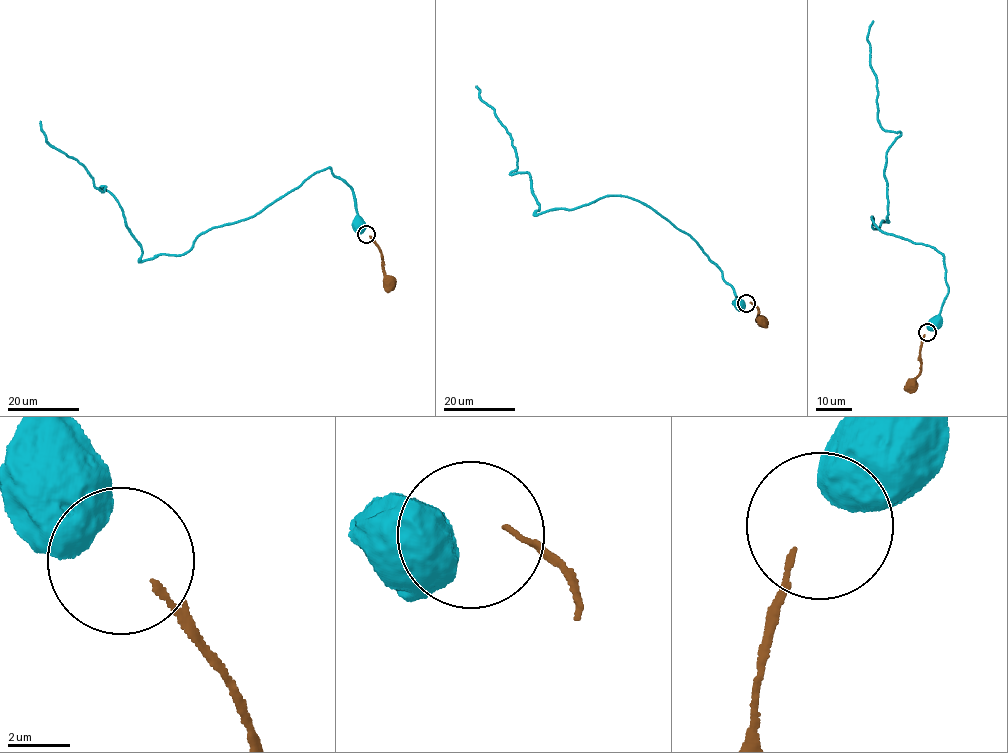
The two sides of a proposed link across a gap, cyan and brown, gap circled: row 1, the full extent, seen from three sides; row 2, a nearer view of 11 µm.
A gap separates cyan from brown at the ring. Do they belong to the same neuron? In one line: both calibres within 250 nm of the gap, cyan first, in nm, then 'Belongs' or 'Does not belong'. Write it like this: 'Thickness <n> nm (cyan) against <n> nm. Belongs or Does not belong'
Thickness 950 nm (cyan) against 150 nm. Does not belong

